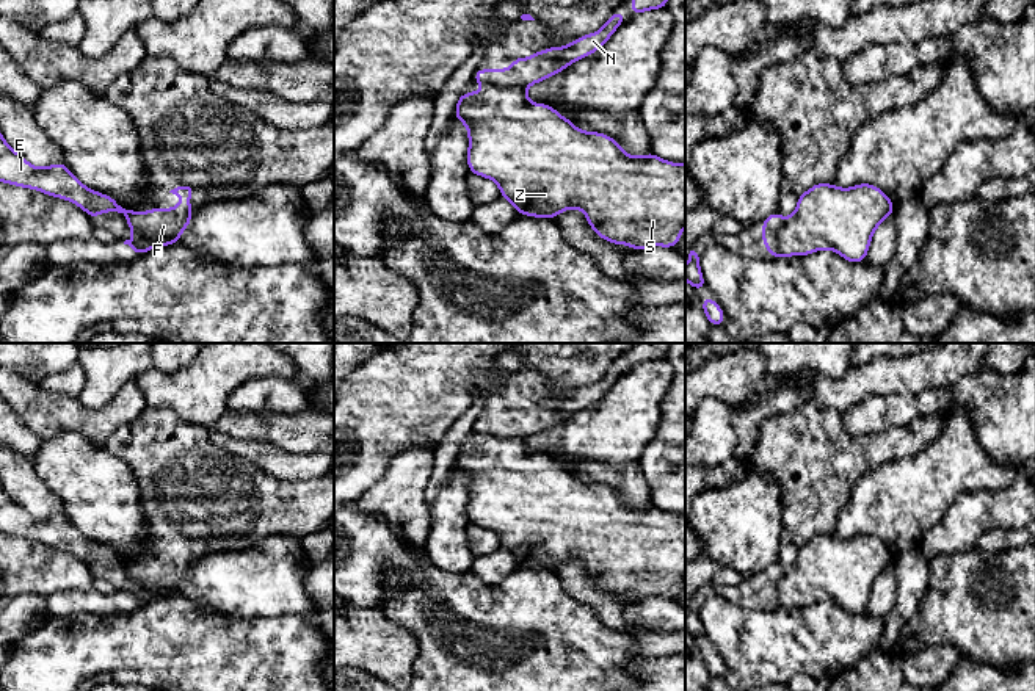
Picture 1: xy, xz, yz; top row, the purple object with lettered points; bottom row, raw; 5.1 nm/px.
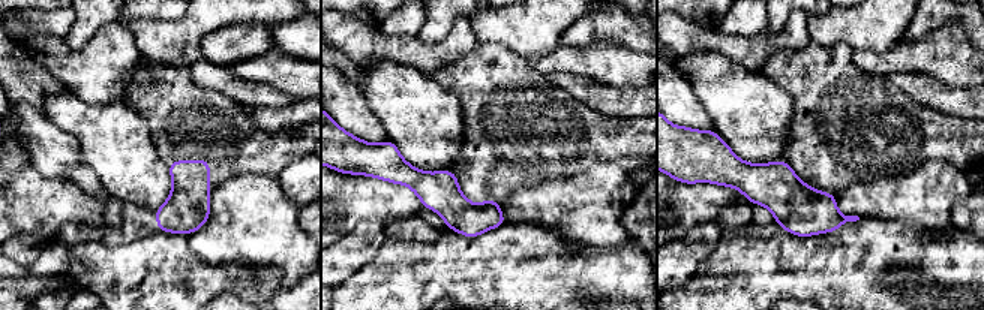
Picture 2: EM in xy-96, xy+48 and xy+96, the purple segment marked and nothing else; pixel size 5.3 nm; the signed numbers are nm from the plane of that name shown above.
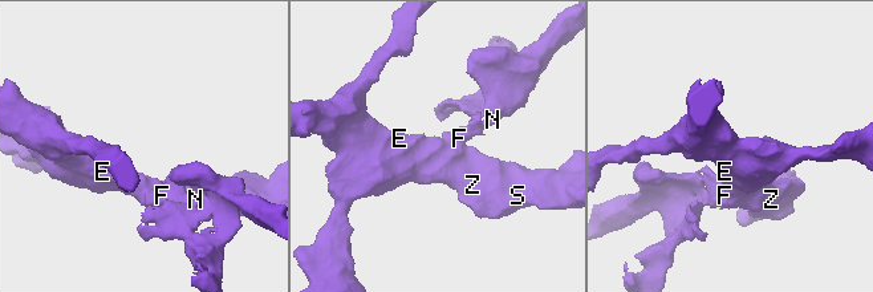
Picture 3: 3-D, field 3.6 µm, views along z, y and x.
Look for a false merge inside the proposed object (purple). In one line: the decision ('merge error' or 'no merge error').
merge error

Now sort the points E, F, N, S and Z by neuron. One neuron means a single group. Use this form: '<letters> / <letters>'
E S Z / F N

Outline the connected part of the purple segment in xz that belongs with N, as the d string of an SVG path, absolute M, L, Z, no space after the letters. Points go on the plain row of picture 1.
M615 362L596 384L580 387L565 398L549 398L535 403L527 411L513 407L511 420L477 420L472 431L499 439L525 440L561 423L574 412L597 403L624 371L626 365L623 362Z

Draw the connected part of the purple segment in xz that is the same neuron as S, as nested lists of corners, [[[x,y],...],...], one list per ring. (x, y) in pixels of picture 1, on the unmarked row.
[[[485,436],[481,443],[461,443],[453,467],[467,478],[469,501],[466,511],[470,525],[494,531],[500,539],[500,548],[511,553],[516,558],[518,566],[547,569],[554,572],[560,563],[576,558],[585,564],[590,578],[597,584],[599,589],[613,595],[627,595],[637,603],[649,597],[676,599],[681,592],[681,584],[685,578],[685,514],[671,514],[654,506],[652,503],[643,508],[630,508],[612,487],[599,483],[582,483],[568,469],[563,469],[555,459],[546,454],[532,454],[521,439],[499,439],[494,436]]]

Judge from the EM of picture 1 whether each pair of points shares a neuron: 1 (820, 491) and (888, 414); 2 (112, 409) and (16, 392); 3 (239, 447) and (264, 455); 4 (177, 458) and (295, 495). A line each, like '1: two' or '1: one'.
1: two
2: one
3: one
4: one

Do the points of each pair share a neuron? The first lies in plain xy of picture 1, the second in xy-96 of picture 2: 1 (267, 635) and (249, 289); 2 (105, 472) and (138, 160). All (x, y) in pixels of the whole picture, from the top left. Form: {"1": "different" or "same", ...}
{"1": "same", "2": "same"}

